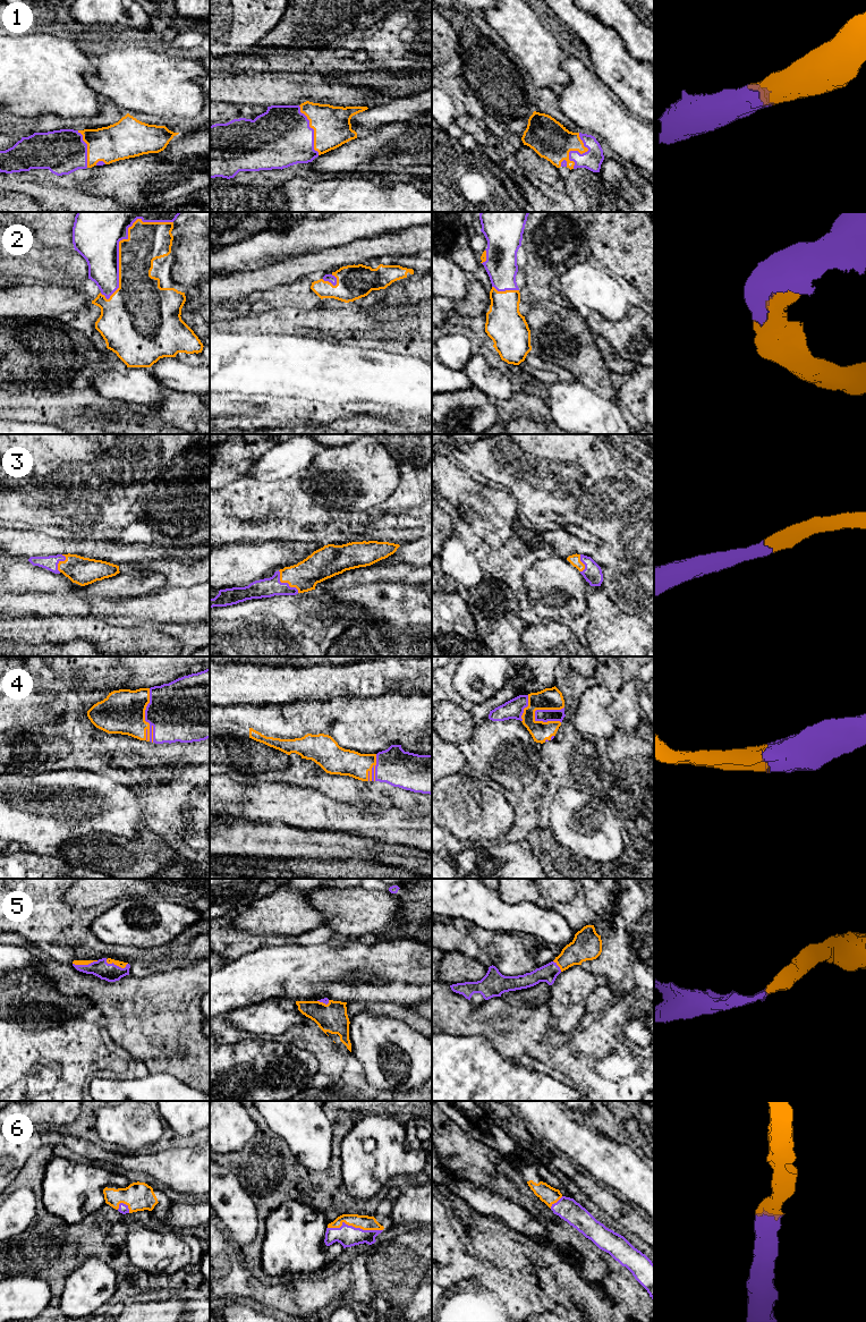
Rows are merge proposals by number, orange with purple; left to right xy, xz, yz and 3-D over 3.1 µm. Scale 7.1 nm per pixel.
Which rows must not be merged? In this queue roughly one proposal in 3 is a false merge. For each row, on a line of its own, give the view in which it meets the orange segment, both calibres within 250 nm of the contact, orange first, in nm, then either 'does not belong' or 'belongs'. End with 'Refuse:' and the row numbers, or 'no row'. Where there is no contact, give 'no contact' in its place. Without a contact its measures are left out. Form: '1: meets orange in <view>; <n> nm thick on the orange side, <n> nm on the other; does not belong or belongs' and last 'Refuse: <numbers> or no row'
1: meets orange in yz; 280 nm thick on the orange side, 140 nm on the other; belongs
2: meets orange in xy; 280 nm thick on the orange side, 400 nm on the other; belongs
3: meets orange in xz; 200 nm thick on the orange side, 140 nm on the other; belongs
4: meets orange in xy; 300 nm thick on the orange side, 420 nm on the other; belongs
5: meets orange in xy; 50 nm thick on the orange side, 130 nm on the other; belongs
6: meets orange in xz; 110 nm thick on the orange side, 150 nm on the other; belongs
Refuse: no row

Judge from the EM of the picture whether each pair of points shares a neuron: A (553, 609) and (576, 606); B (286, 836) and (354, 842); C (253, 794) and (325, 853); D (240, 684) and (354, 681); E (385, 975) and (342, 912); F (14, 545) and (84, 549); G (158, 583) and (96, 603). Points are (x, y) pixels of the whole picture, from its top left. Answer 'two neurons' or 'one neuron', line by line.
A: one neuron
B: one neuron
C: two neurons
D: one neuron
E: two neurons
F: one neuron
G: two neurons

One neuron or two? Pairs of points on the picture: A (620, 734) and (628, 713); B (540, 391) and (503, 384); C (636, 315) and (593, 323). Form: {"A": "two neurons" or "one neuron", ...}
{"A": "two neurons", "B": "two neurons", "C": "one neuron"}

